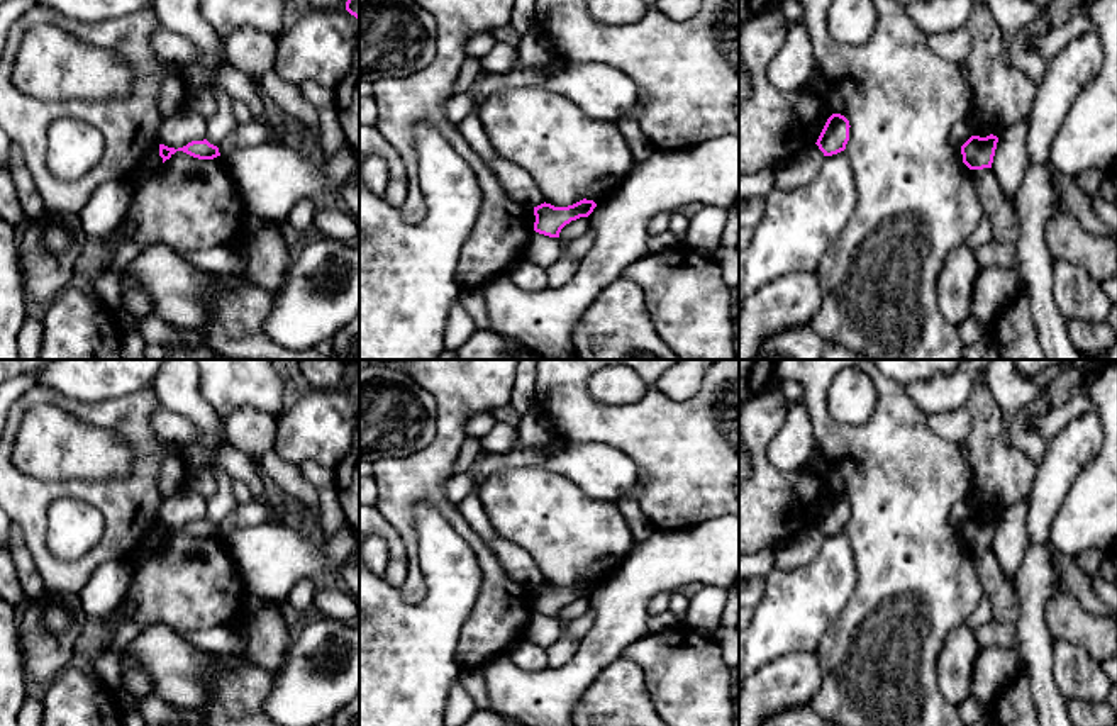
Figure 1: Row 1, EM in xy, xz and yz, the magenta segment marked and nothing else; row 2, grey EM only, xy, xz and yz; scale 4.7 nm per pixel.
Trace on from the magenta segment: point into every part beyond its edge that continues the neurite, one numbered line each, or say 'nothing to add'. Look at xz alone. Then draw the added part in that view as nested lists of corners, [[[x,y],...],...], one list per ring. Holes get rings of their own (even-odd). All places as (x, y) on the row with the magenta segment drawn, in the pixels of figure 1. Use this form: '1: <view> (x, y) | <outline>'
nothing to add

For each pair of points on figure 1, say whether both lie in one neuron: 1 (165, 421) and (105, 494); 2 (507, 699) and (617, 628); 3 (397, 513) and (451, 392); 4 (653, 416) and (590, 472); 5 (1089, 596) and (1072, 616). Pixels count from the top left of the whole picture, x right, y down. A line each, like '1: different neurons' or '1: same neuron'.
1: different neurons
2: same neuron
3: same neuron
4: different neurons
5: different neurons

